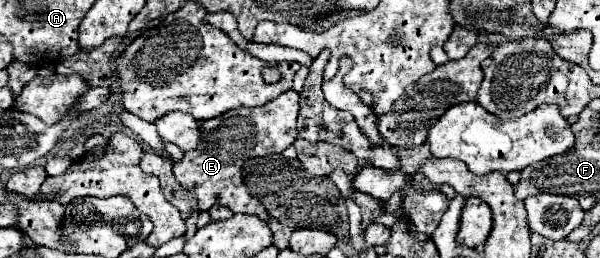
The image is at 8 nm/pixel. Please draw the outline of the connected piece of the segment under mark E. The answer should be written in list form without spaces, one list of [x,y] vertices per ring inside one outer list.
[[[288,90],[282,96],[266,102],[264,106],[258,106],[258,108],[234,108],[234,110],[222,114],[222,116],[204,120],[202,122],[202,144],[194,152],[192,150],[184,152],[182,160],[172,162],[172,172],[174,172],[176,180],[184,188],[188,188],[188,190],[192,190],[196,194],[198,210],[208,210],[214,204],[220,204],[220,206],[228,206],[230,210],[256,214],[260,220],[266,222],[268,220],[268,212],[266,212],[264,204],[256,196],[252,196],[248,192],[246,185],[243,182],[238,182],[238,178],[242,176],[242,164],[246,160],[262,158],[266,154],[282,154],[296,140],[296,136],[298,136],[296,134],[296,116],[298,116],[298,94],[294,90]]]

